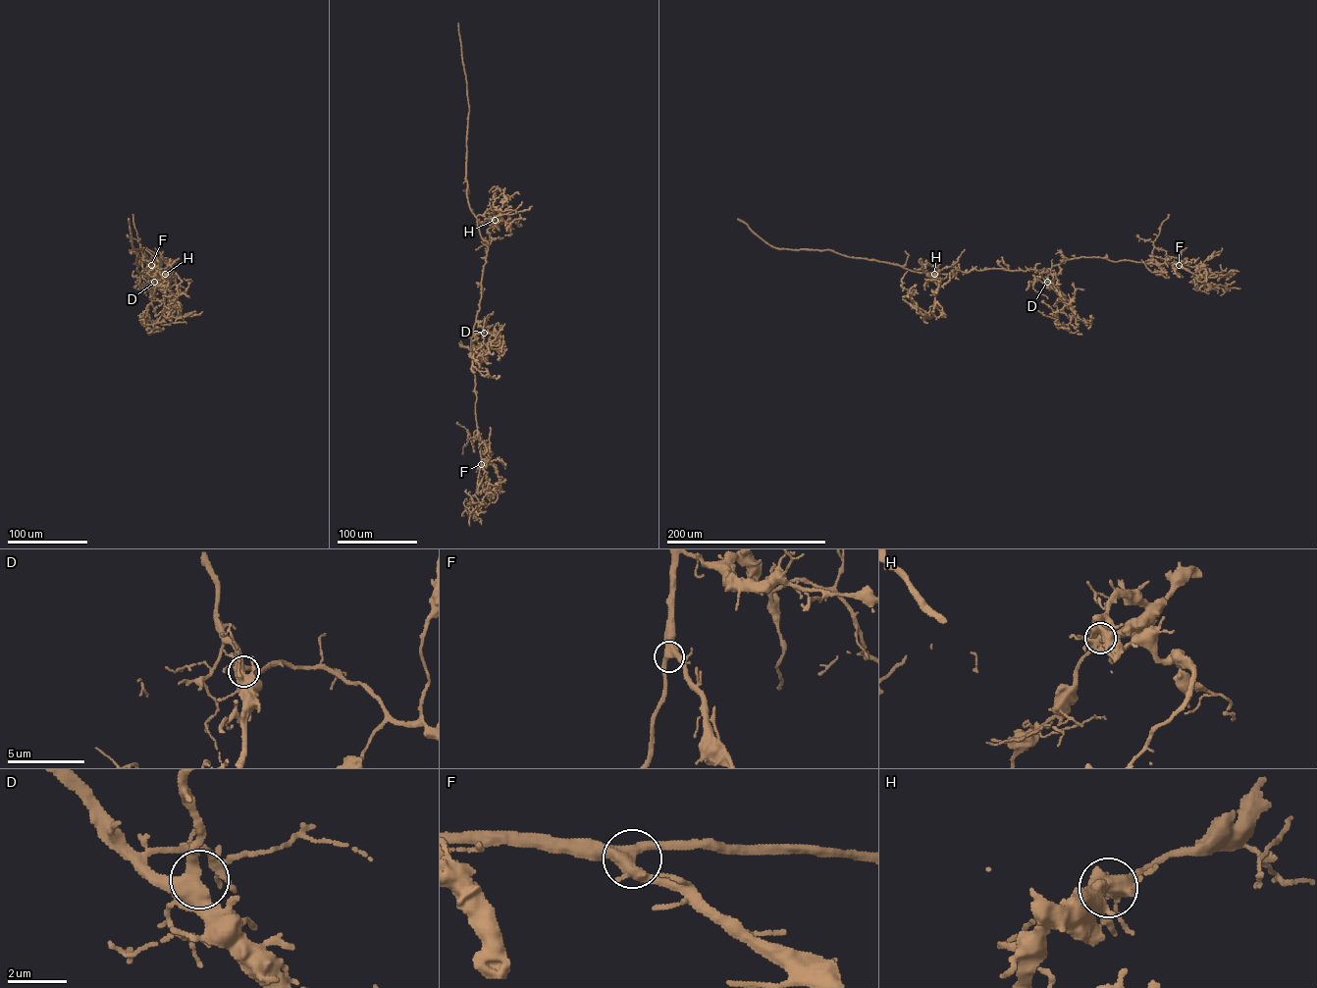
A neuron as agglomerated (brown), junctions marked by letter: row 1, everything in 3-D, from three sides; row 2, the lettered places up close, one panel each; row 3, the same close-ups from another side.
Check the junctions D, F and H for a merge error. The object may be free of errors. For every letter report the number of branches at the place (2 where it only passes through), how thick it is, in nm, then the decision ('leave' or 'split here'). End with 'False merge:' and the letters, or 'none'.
D: 4 branches meet; 400 nm thick; leave
F: 3 branches meet; 400 nm thick; leave
H: 5 branches meet; 440 nm thick; leave
False merge: none

